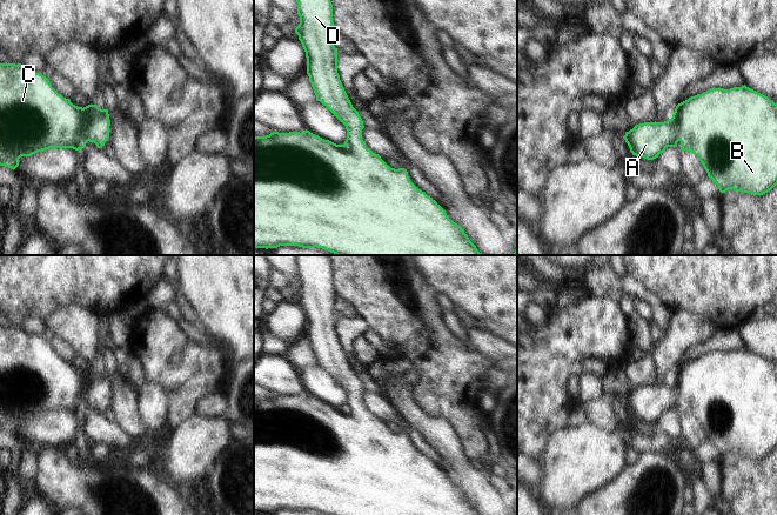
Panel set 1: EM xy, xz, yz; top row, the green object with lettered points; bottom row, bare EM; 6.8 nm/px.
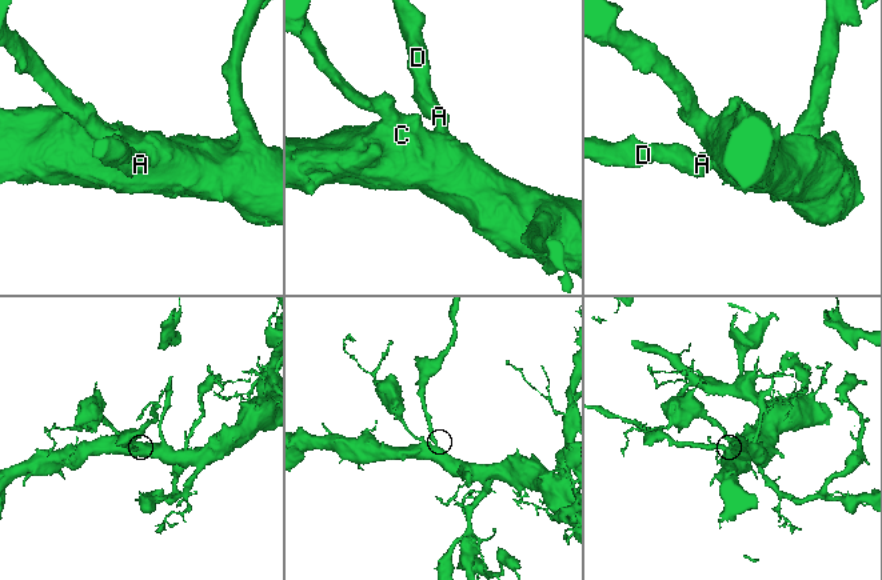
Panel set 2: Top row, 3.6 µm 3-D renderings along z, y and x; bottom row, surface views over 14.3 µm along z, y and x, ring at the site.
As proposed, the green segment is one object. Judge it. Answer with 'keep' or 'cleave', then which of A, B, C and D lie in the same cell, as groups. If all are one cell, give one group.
keep; A B C D

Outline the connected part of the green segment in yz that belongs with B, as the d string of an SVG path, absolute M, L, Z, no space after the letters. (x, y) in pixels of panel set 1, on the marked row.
M745 85L742 87L734 87L730 89L712 88L702 94L691 96L676 106L671 119L664 122L655 121L636 125L632 129L627 132L623 138L628 143L632 155L644 158L647 160L654 160L658 158L658 155L663 153L668 147L677 147L677 142L681 141L681 151L689 151L698 156L699 161L702 162L704 169L708 173L708 176L717 185L721 193L725 193L729 189L734 189L736 192L750 193L753 195L763 195L777 185L777 103L771 101L768 96L746 87Z

